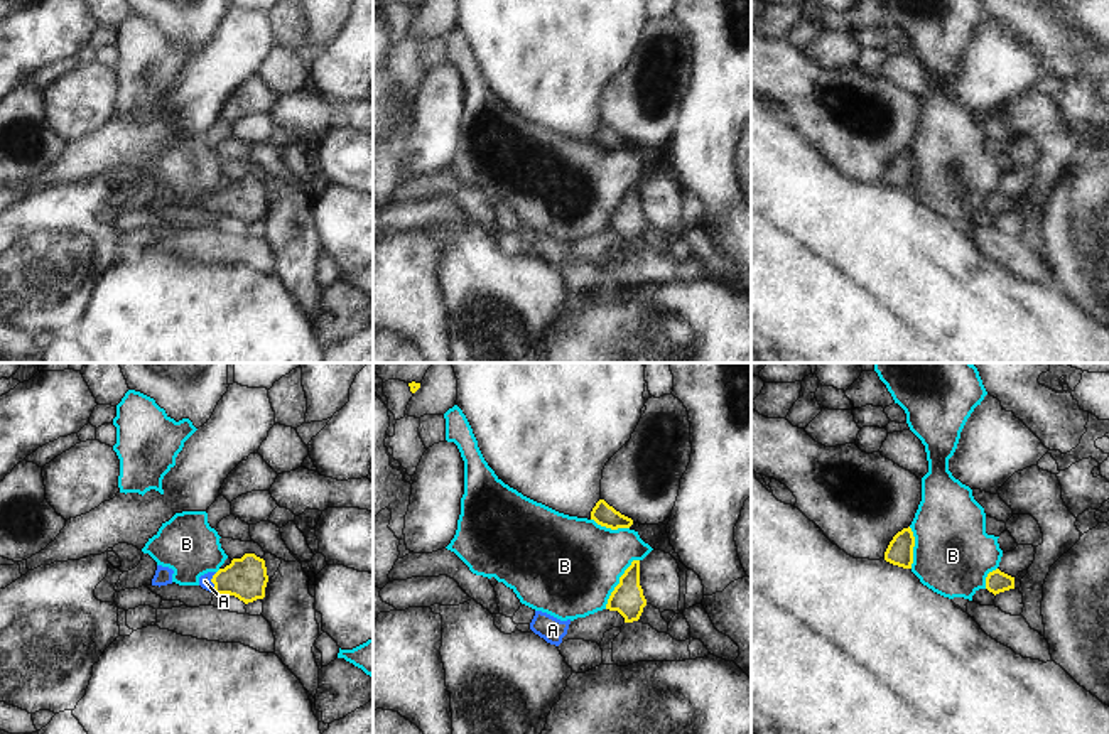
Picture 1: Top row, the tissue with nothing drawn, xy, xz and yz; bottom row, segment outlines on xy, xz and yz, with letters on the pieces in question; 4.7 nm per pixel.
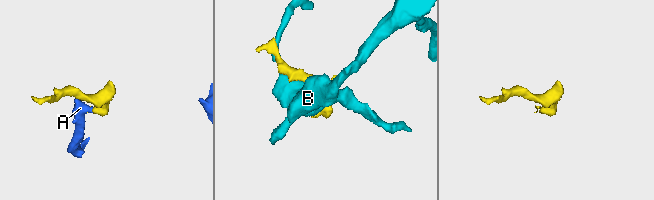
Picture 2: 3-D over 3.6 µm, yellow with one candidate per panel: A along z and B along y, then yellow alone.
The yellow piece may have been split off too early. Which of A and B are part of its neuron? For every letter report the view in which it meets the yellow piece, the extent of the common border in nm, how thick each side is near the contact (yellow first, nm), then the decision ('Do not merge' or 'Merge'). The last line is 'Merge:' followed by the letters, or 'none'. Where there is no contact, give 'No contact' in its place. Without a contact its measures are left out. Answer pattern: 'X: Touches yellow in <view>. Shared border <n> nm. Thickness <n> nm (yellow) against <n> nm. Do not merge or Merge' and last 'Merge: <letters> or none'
A: Touches yellow in xy. Shared border 100 nm. Thickness 200 nm (yellow) against 60 nm. Merge
B: Touches yellow in xz. Shared border 280 nm. Thickness 150 nm (yellow) against 460 nm. Do not merge
Merge: A

